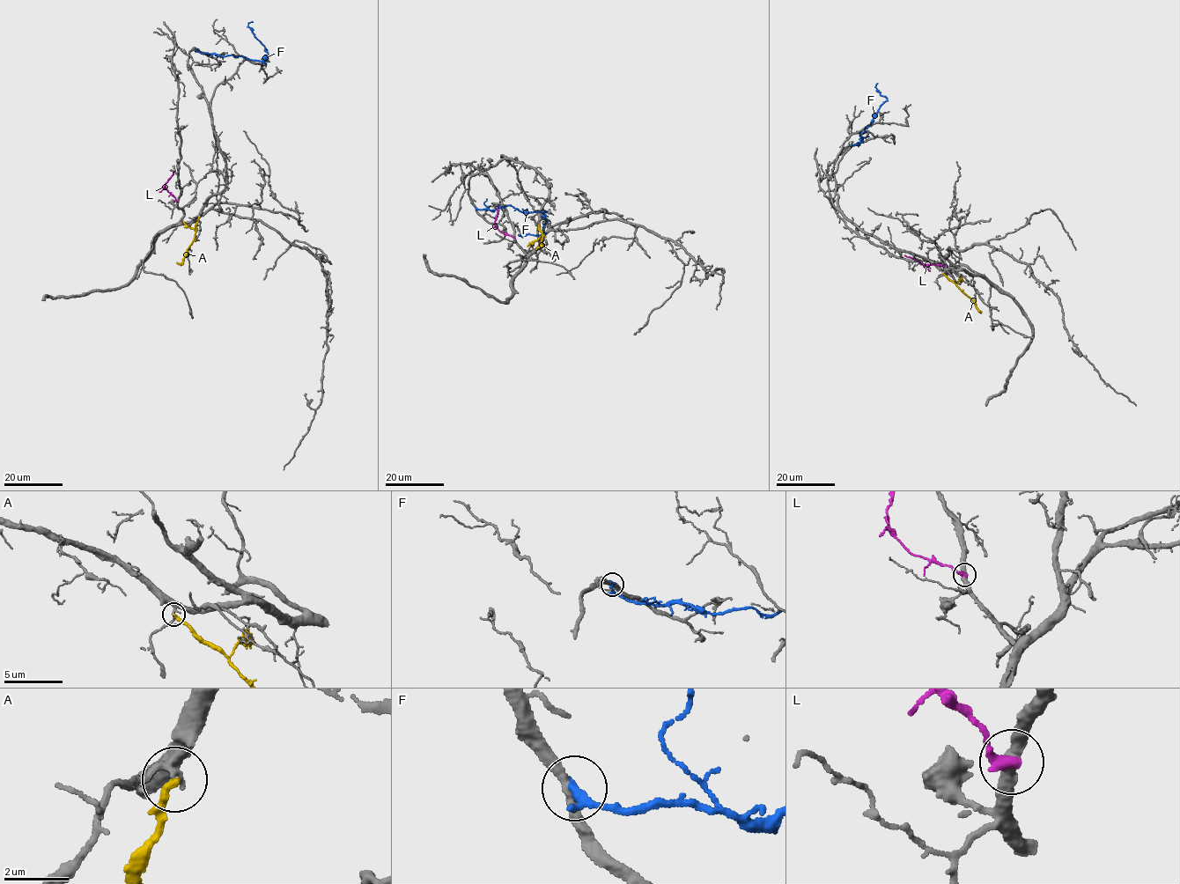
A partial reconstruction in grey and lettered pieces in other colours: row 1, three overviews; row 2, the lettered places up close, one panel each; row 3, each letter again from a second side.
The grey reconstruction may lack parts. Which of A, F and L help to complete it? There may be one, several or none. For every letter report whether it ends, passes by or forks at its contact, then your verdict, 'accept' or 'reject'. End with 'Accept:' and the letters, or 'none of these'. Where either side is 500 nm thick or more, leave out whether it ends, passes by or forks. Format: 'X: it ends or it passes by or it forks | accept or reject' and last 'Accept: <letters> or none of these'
A: it ends | reject
F: it passes by | reject
L: it ends | reject
Accept: none of these

